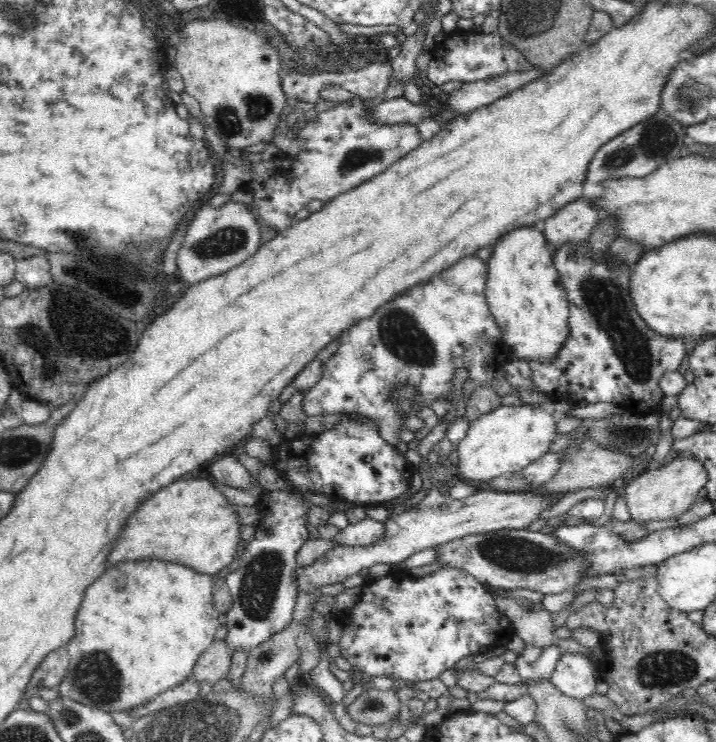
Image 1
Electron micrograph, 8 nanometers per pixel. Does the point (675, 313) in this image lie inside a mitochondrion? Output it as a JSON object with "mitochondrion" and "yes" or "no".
{"mitochondrion":"no"}

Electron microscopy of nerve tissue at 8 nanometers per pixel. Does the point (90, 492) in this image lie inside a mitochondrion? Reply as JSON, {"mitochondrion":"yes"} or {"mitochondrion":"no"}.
{"mitochondrion":"no"}

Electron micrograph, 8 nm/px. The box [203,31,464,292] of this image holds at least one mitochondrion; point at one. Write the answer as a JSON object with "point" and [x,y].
{"point":[228,120]}

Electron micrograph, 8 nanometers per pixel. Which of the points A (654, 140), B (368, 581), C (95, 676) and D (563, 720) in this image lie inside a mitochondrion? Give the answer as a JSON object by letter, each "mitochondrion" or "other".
{"A":"mitochondrion","B":"other","C":"mitochondrion","D":"mitochondrion"}

